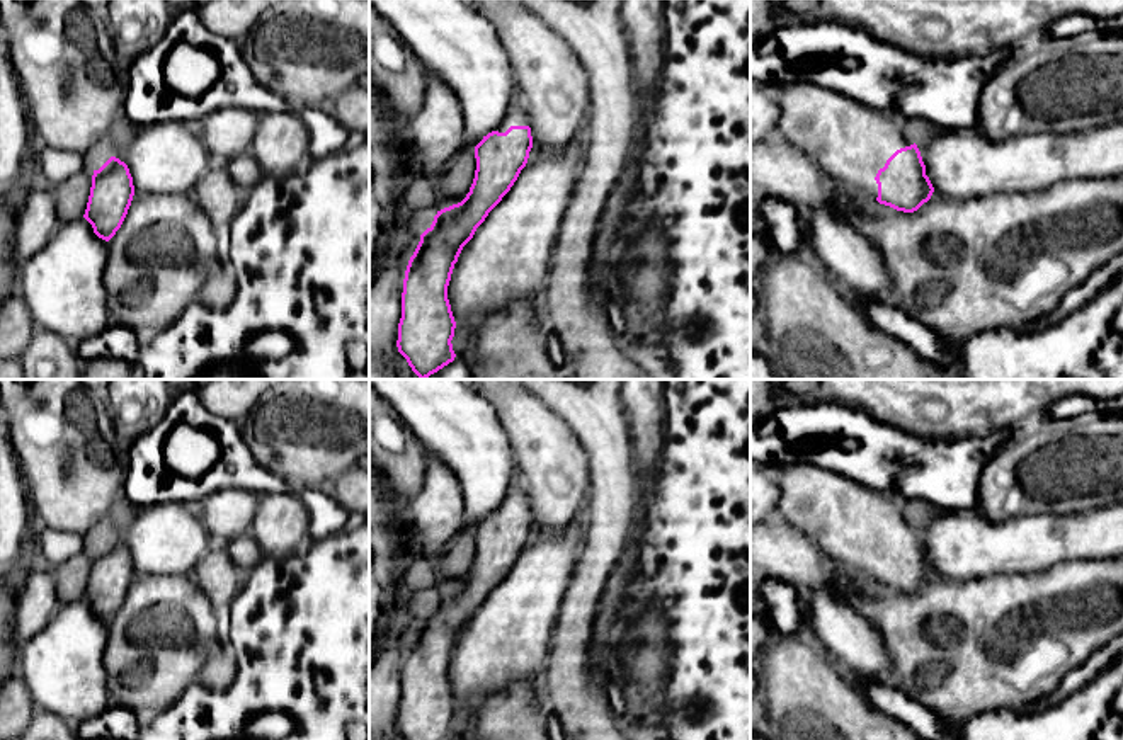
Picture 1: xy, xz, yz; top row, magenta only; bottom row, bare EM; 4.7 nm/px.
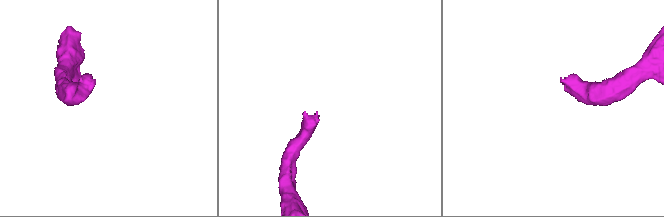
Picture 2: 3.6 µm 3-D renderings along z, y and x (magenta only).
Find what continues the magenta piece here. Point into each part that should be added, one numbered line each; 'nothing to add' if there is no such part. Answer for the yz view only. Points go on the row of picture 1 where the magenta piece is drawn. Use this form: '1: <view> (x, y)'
1: yz (849, 142)

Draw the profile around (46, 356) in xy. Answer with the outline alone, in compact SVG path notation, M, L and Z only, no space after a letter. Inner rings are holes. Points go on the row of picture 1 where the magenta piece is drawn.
M37 330L20 356L24 379L80 379L82 359L71 342Z

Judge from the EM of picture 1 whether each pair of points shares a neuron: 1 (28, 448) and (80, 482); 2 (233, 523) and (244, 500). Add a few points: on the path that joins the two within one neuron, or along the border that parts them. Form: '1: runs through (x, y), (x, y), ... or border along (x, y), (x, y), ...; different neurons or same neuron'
1: runs through (41, 461), (63, 483), (67, 482); same neuron
2: runs through (233, 518), (233, 511), (239, 506); same neuron

